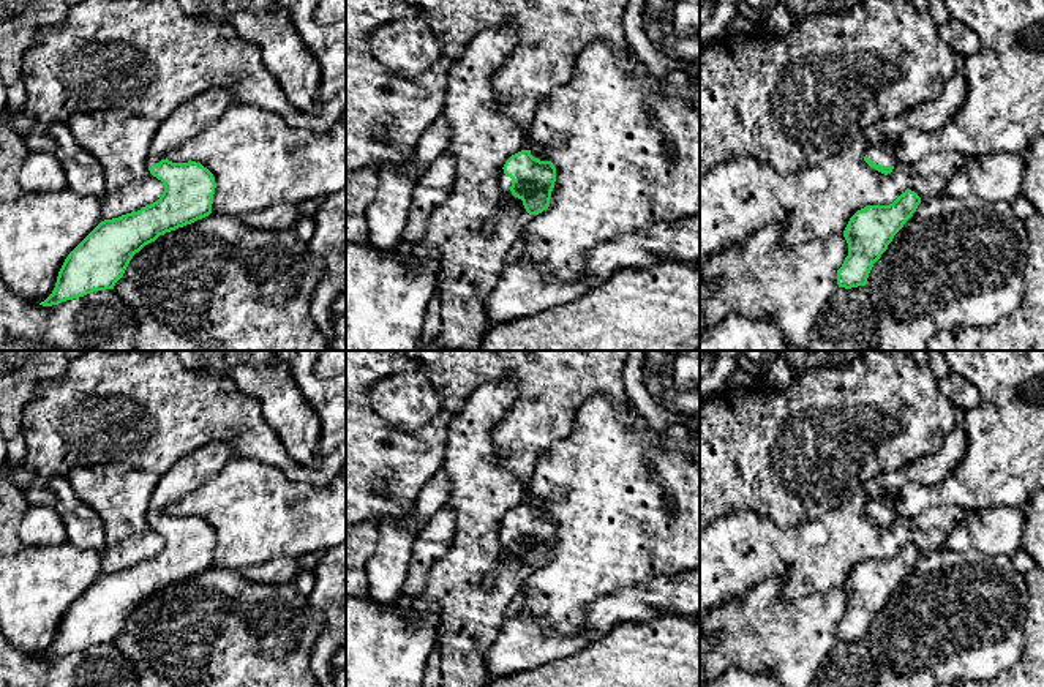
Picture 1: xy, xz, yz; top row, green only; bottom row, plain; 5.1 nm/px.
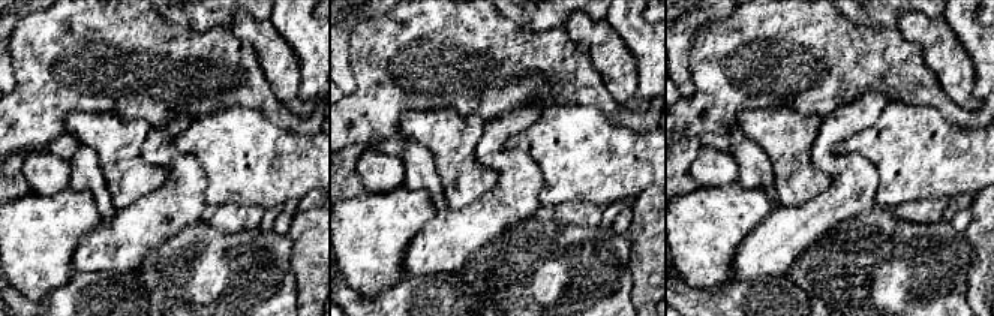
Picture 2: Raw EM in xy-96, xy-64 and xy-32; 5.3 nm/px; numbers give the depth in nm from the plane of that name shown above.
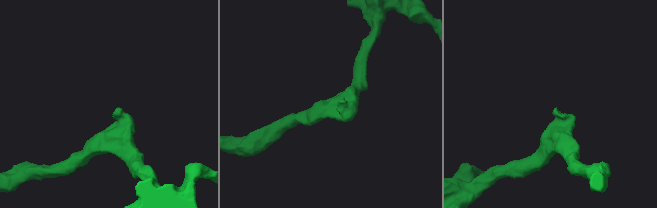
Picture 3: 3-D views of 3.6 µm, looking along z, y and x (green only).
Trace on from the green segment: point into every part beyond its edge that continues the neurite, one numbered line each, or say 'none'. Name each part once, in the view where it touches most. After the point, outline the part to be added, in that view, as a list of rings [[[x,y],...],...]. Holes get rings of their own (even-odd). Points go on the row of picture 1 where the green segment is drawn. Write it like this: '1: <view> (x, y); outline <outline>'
1: xz (506, 182); outline [[[504,169],[501,171],[501,175],[499,175],[499,185],[501,185],[501,190],[502,190],[507,196],[512,194],[512,191],[510,191],[512,178],[504,174]]]

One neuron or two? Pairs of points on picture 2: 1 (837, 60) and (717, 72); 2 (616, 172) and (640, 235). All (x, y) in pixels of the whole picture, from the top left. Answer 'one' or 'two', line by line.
1: one
2: two

